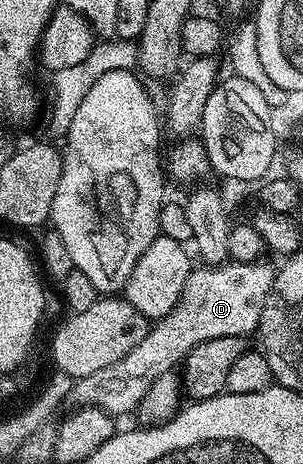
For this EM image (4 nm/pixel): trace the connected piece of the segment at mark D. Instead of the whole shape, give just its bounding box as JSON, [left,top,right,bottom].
[72,260,276,416]

